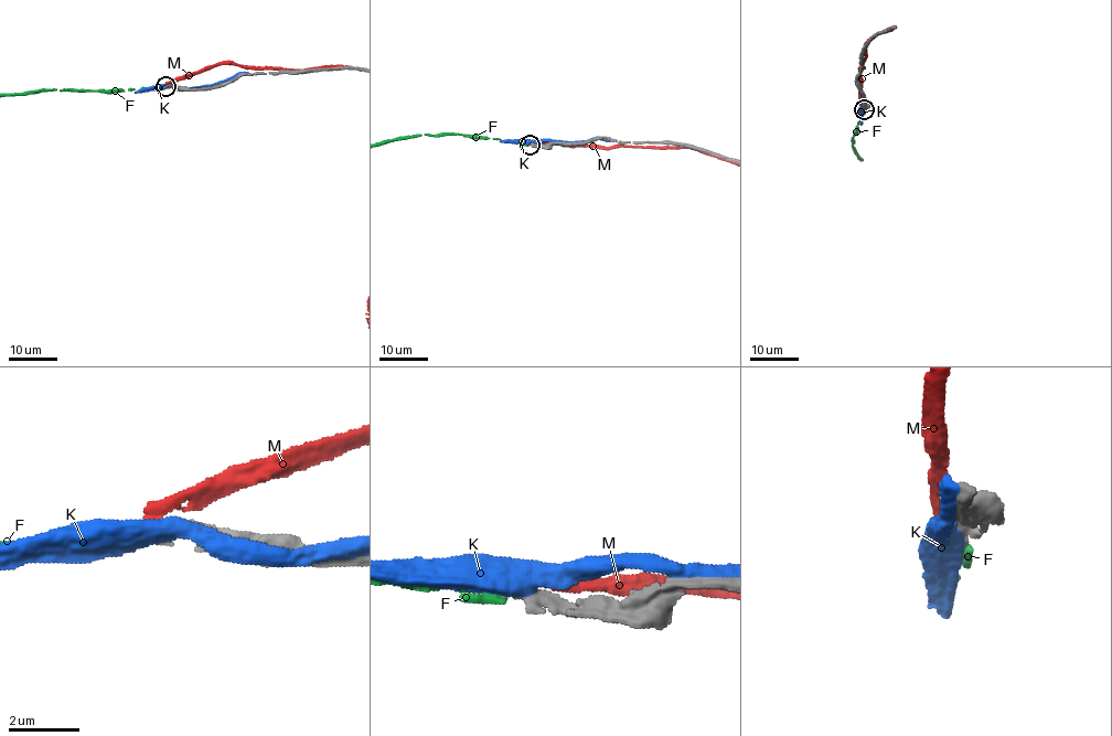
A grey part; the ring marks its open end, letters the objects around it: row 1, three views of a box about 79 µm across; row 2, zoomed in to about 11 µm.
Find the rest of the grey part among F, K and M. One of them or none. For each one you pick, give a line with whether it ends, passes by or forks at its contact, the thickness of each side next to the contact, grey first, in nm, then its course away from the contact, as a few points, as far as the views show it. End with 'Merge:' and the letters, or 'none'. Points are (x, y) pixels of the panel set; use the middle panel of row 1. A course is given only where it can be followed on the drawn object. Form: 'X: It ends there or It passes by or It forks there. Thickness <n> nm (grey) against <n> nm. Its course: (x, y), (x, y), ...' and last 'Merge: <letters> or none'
F: It ends there. Thickness 400 nm (grey) against 360 nm
Merge: F

